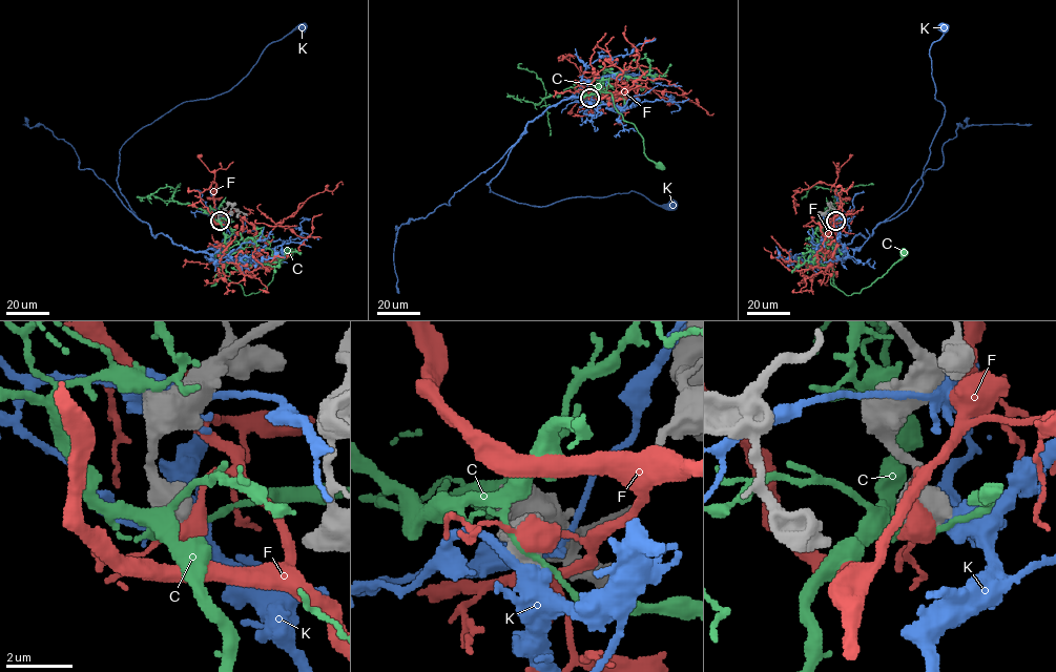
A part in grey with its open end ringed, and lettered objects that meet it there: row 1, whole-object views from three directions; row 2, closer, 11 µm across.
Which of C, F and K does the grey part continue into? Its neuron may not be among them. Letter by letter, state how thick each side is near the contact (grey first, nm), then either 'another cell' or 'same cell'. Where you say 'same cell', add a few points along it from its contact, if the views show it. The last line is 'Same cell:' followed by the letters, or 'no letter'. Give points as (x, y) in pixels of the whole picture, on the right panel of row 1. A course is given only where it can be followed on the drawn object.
C: calibres 850 and 150 nm; another cell
F: calibres 1000 and 550 nm; same cell; course (836, 221), (831, 227), (837, 238), (834, 253), (826, 268), (820, 268), (816, 252), (839, 213)
K: calibres 850 and 500 nm; another cell
Same cell: F

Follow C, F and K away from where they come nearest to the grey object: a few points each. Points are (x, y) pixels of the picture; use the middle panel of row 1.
C: (589, 99), (600, 87), (596, 96), (609, 92), (614, 106), (643, 140), (643, 153), (659, 165)
F: (589, 98), (601, 93), (614, 100), (623, 99), (625, 90), (635, 82), (663, 78), (692, 100)
K: (589, 100), (563, 99), (529, 122), (487, 183), (490, 192), (542, 207), (635, 191), (673, 205)

